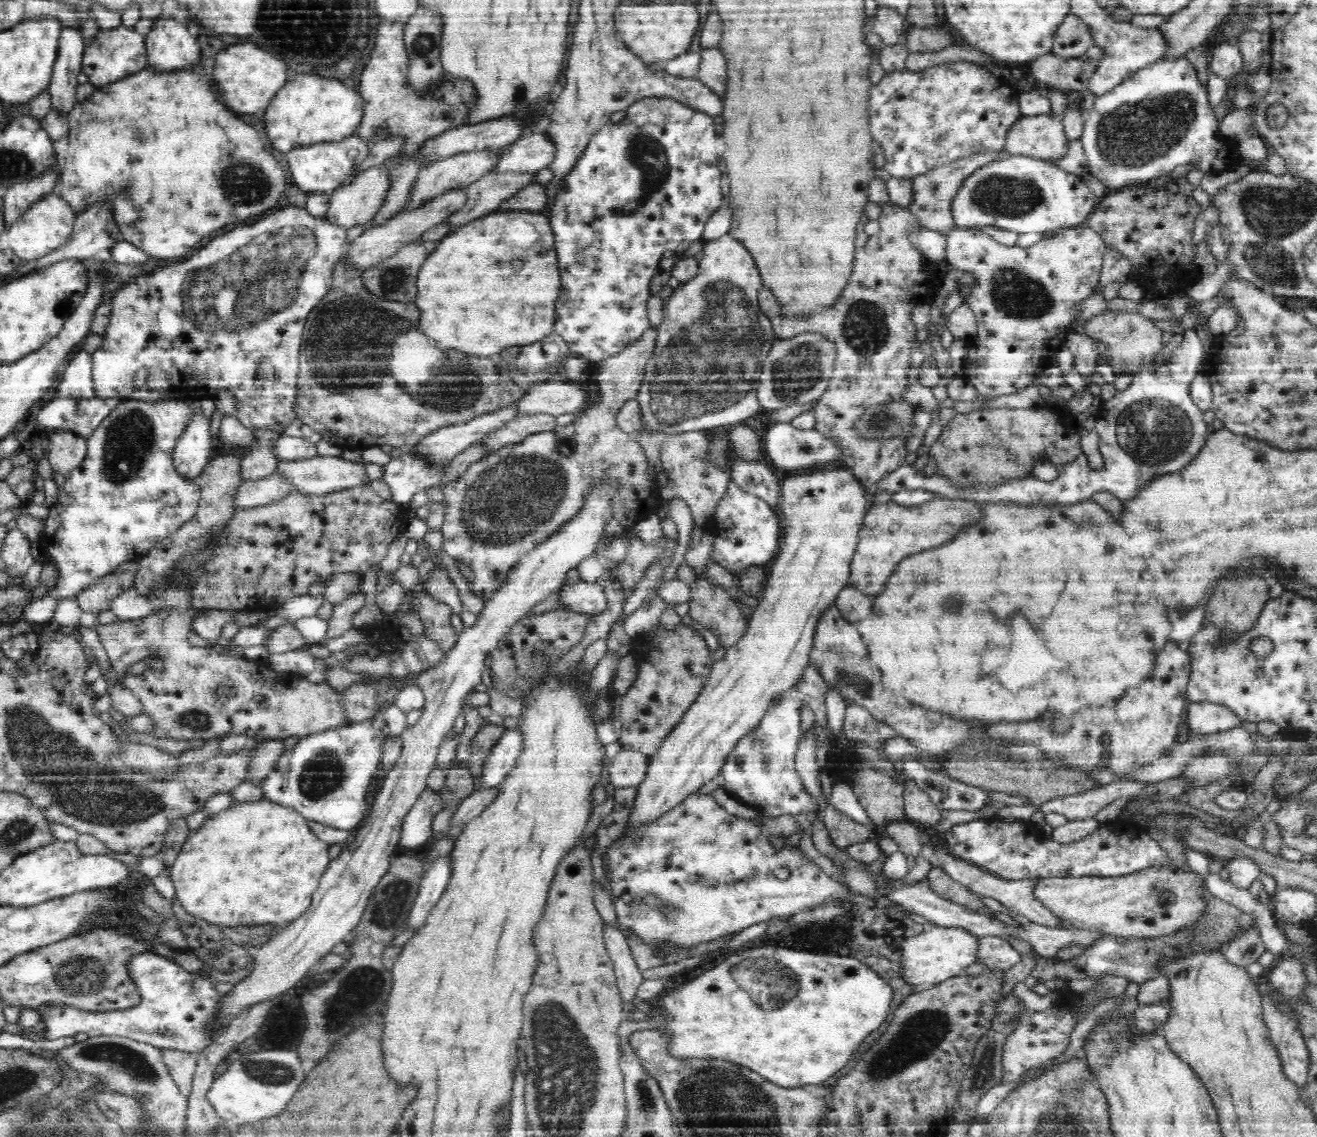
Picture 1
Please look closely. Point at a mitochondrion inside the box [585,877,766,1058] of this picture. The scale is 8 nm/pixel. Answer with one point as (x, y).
(661, 906)

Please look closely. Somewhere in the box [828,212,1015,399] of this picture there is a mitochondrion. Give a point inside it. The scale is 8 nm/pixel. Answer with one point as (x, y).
(865, 328)

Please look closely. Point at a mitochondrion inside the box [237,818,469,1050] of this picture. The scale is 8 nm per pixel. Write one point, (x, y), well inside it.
(365, 985)

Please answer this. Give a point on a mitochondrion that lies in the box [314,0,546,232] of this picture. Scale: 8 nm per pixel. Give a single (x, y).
(423, 45)

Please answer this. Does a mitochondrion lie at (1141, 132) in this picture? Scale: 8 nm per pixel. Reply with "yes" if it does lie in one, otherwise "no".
yes

